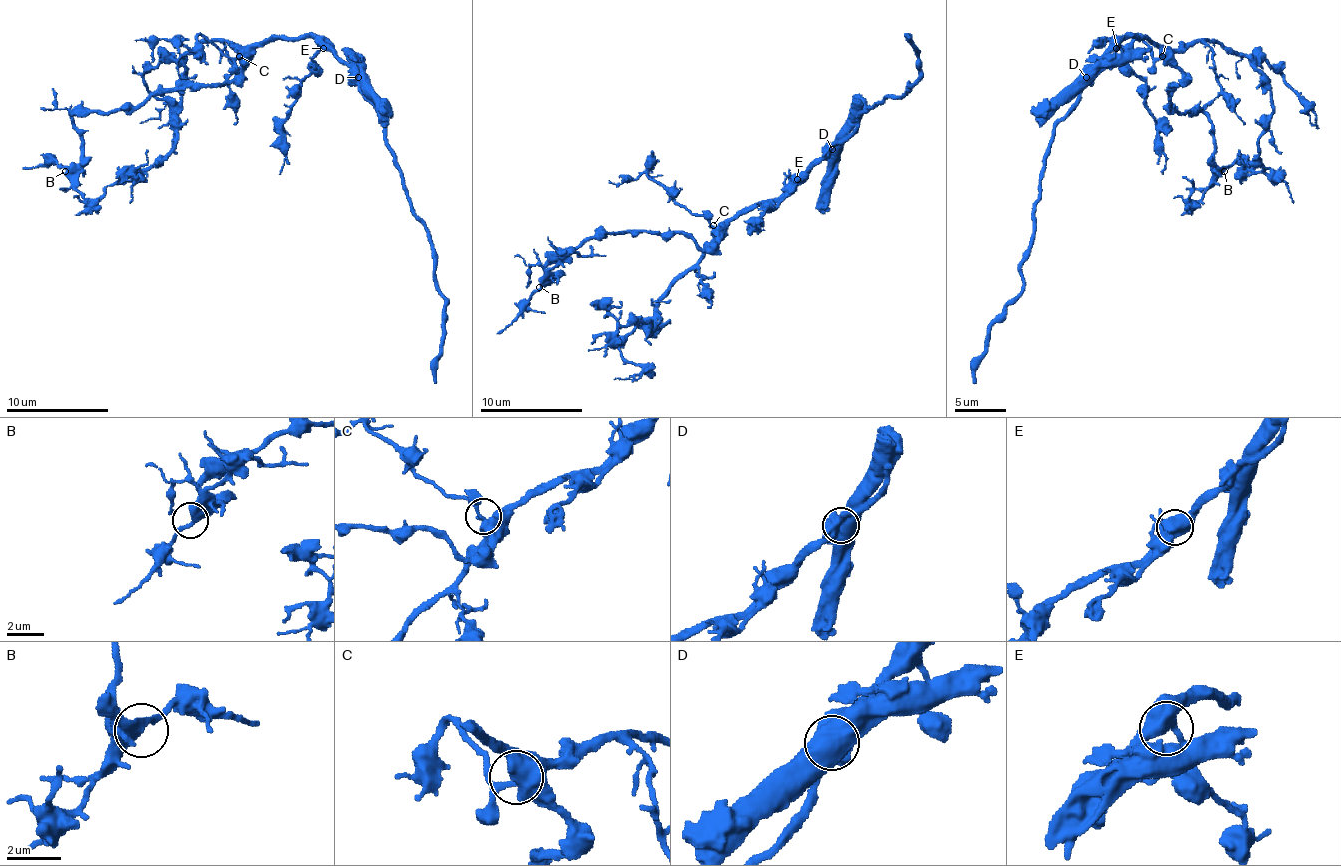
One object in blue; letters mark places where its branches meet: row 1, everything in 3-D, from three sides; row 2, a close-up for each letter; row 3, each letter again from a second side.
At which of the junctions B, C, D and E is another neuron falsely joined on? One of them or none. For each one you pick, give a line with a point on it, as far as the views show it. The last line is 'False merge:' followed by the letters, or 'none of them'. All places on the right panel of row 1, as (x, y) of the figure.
D: place (1086, 77)
False merge: D

